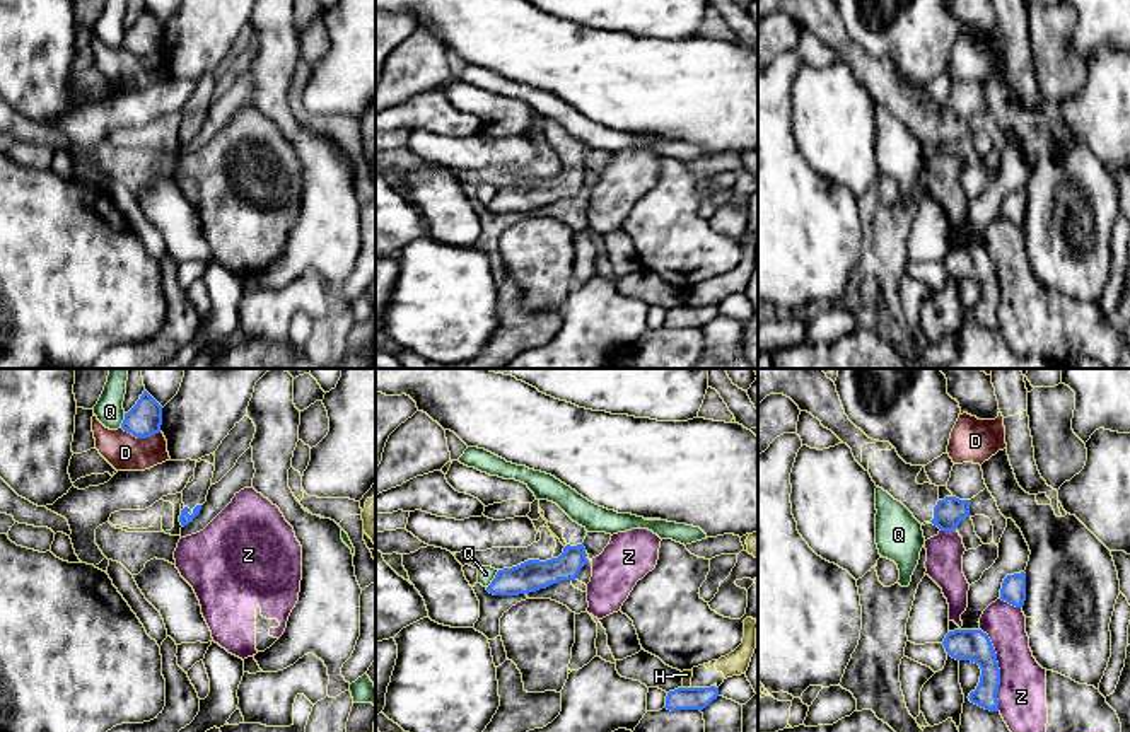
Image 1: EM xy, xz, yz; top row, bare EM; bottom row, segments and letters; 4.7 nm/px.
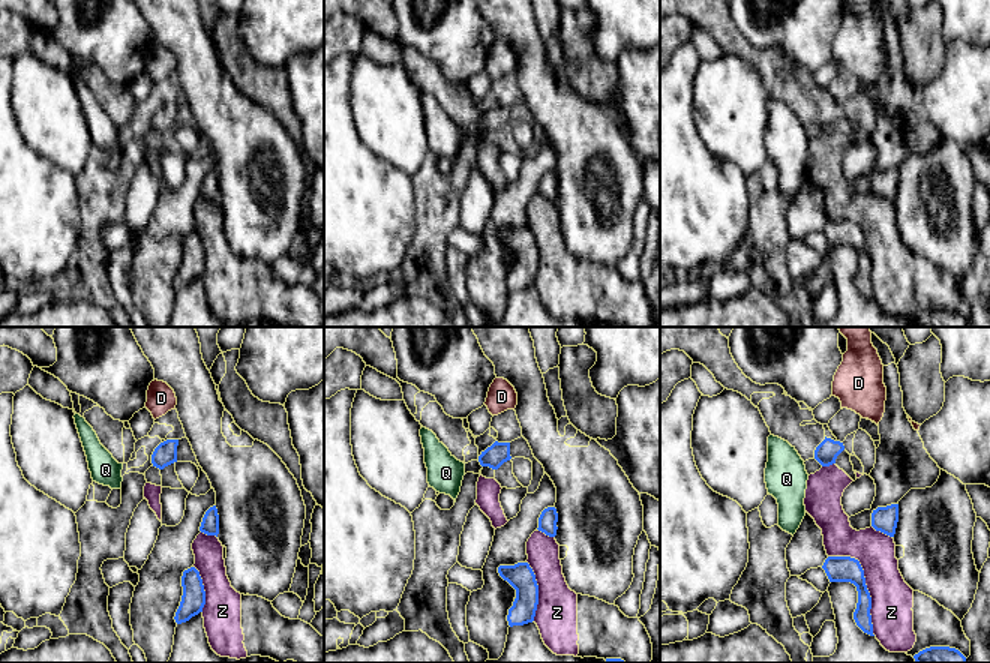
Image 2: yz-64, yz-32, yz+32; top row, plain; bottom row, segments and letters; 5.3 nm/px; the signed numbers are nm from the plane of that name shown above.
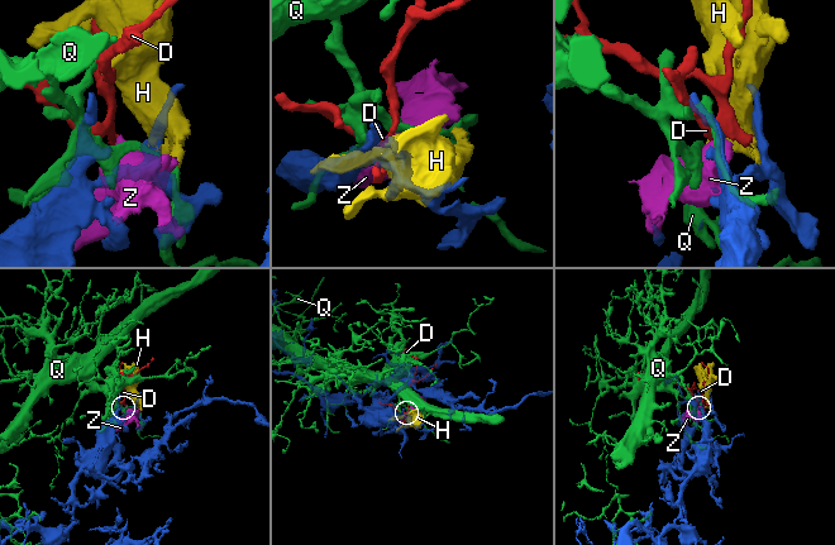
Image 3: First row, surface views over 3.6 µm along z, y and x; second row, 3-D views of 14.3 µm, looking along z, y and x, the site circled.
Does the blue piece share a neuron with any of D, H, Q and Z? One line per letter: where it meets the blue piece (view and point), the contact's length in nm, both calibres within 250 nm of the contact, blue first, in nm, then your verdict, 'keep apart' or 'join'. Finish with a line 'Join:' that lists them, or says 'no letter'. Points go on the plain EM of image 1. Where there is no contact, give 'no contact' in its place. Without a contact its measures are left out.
D: meets blue in xy at (140, 55); contact 190 nm long; 160 nm thick on the blue side, 180 nm on the other; keep apart
H: meets blue in xz at (687, 306); contact 40 nm long; 110 nm thick on the blue side, 50 nm on the other; keep apart
Q: meets blue in xz at (494, 197); contact 110 nm long; 150 nm thick on the blue side, 80 nm on the other; keep apart
Z: meets blue in yz at (999, 287); contact 400 nm long; 150 nm thick on the blue side, 220 nm on the other; keep apart
Join: no letter

